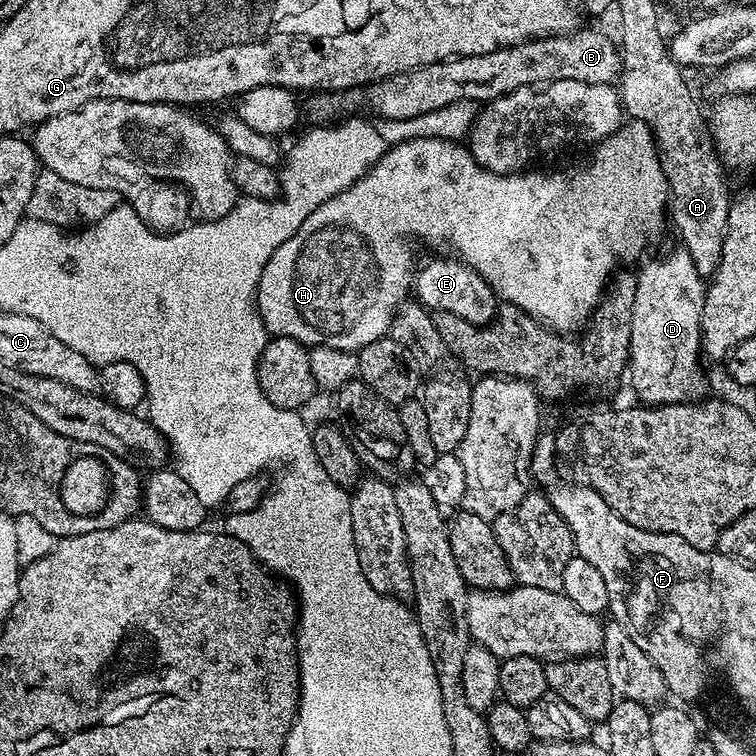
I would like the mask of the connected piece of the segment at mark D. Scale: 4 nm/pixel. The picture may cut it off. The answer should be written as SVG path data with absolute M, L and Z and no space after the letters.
M677 246L669 256L660 256L652 260L644 269L639 269L636 277L636 293L634 294L634 306L632 307L632 329L630 330L630 376L632 372L632 388L641 396L643 403L648 406L659 406L662 404L686 404L696 402L705 395L704 372L700 369L702 361L702 349L700 347L700 323L702 322L702 306L706 295L705 277L698 274L694 266L694 258L690 256L687 248Z

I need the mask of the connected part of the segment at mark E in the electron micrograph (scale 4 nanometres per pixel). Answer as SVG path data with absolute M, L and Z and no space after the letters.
M428 260L414 272L414 296L419 303L432 312L458 314L466 322L487 327L499 315L500 300L496 292L463 260Z

